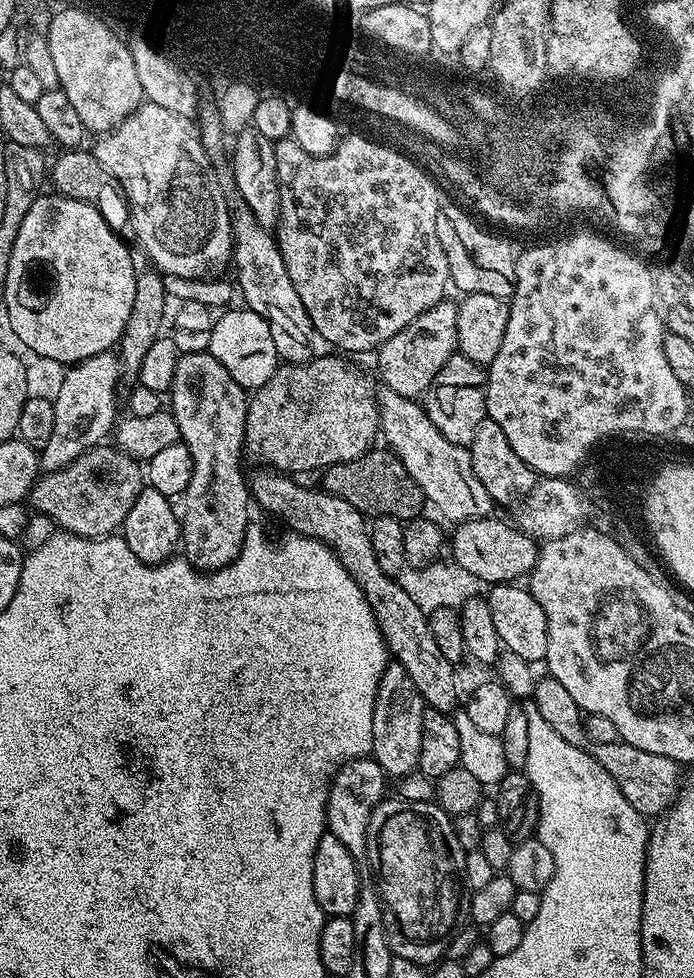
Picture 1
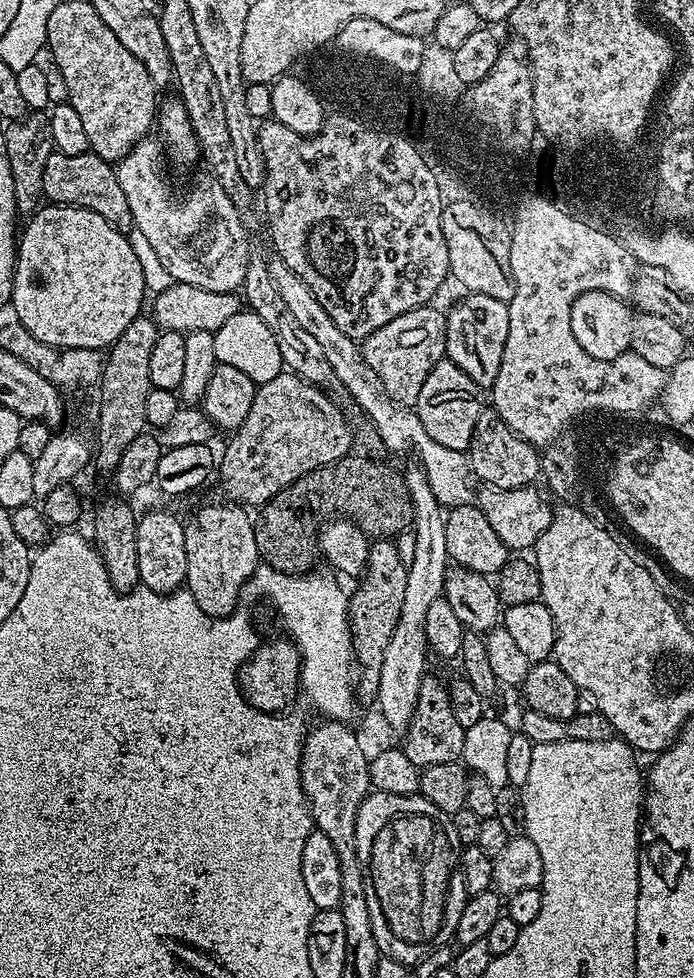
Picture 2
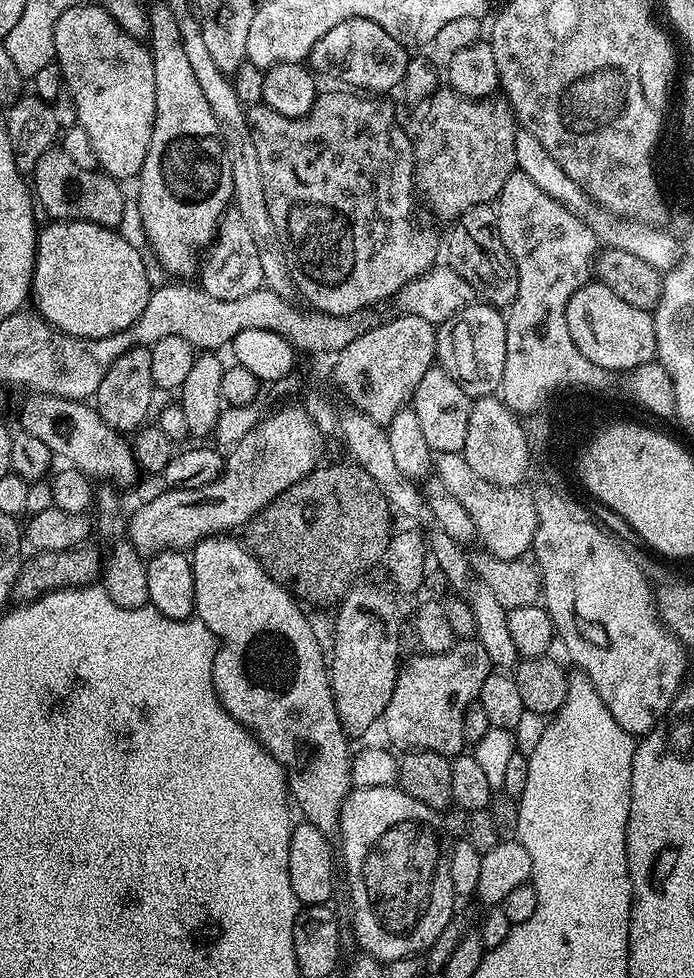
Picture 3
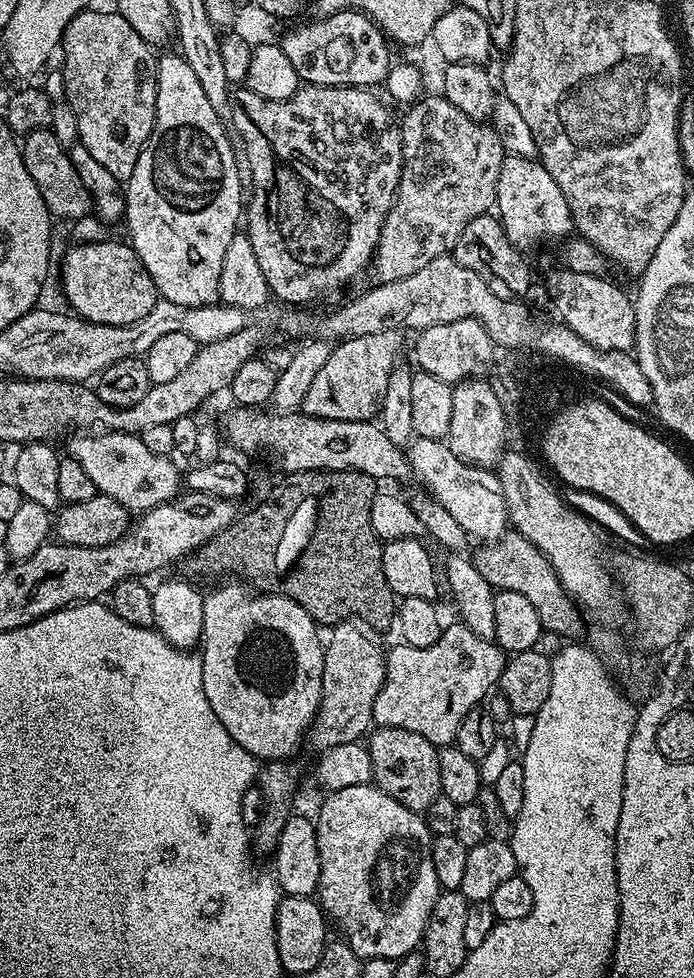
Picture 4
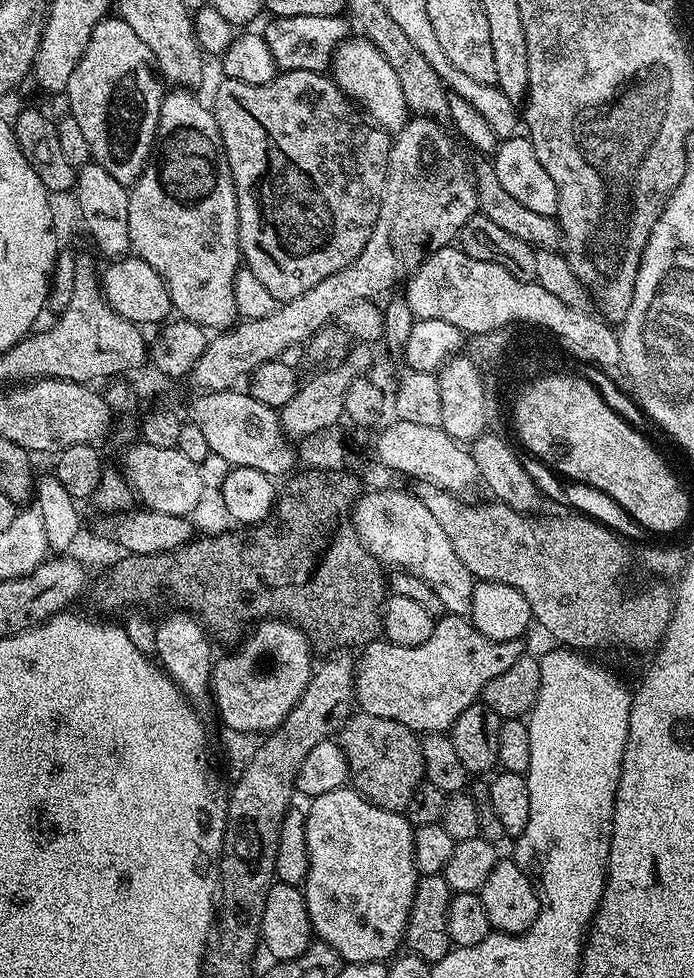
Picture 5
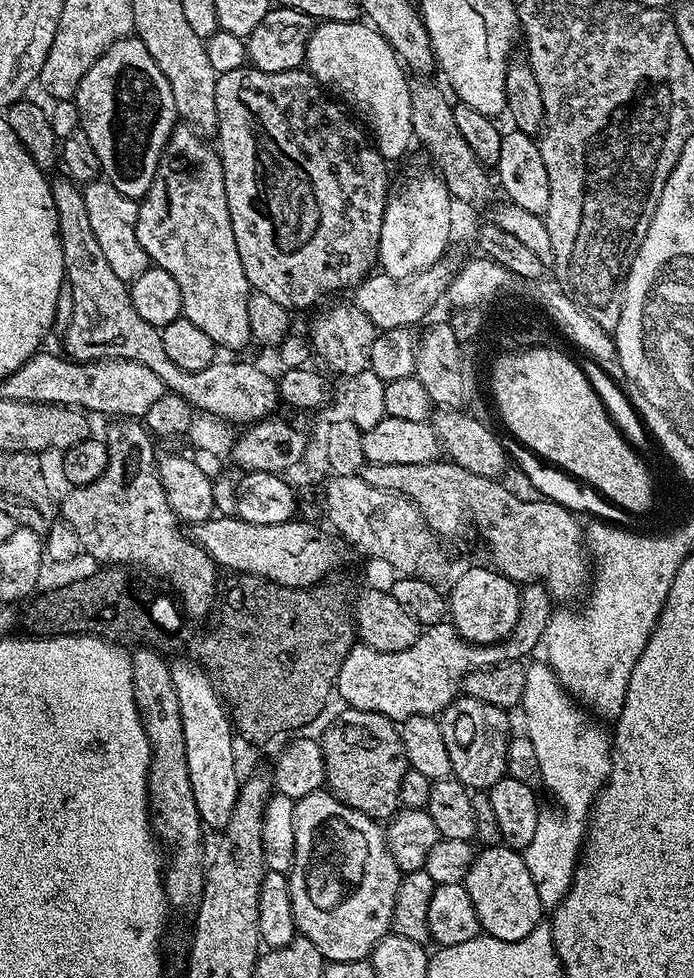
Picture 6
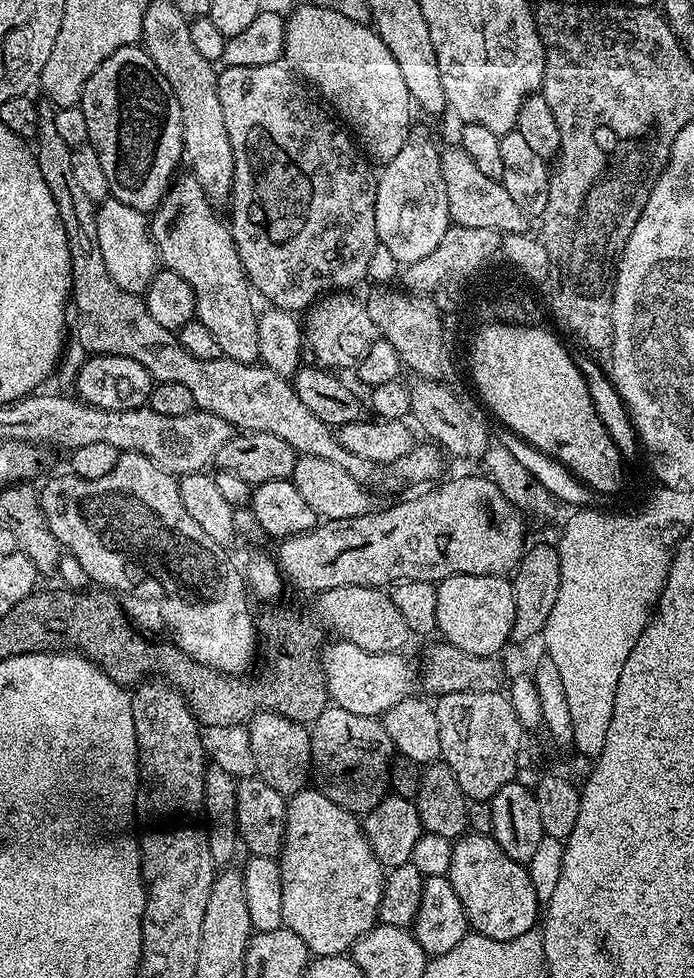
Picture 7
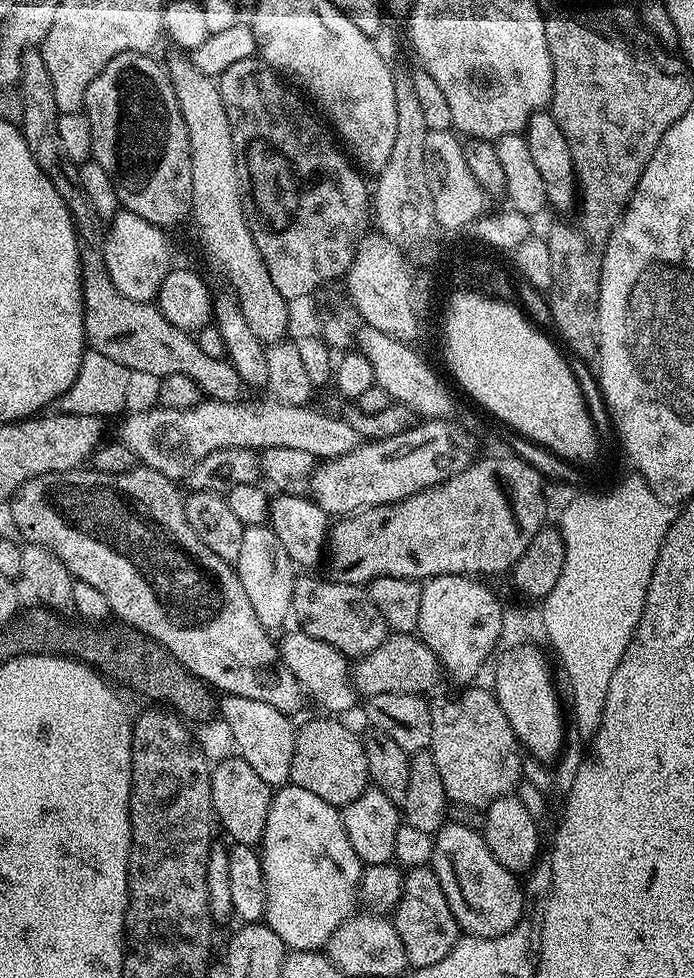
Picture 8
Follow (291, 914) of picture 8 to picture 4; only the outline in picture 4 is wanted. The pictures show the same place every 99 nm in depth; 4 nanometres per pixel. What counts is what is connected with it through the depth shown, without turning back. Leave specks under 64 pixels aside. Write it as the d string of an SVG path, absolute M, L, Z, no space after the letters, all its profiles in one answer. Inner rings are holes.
M375 783L346 786L346 790L328 792L325 797L320 813L314 816L320 855L318 903L325 917L335 927L336 924L340 927L339 935L344 943L351 946L356 956L364 960L401 960L421 947L428 920L442 891L432 861L434 837L428 828L427 819L421 813L402 806L402 802L390 798L390 794L376 787ZM391 840L392 869L376 868L384 847Z

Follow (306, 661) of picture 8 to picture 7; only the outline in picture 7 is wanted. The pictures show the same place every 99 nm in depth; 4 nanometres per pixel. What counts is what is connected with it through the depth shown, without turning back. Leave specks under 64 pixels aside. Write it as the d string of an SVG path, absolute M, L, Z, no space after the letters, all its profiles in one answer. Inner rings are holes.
M336 638L333 644L325 643L322 648L320 665L324 667L324 677L328 687L329 701L350 714L383 717L390 706L398 706L407 696L413 695L414 668L400 652L367 652L354 642Z

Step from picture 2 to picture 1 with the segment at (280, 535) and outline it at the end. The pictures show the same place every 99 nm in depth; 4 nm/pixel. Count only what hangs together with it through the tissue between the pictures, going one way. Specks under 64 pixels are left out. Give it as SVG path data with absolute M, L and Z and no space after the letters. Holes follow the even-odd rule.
M376 446L366 454L354 458L350 462L332 464L323 469L323 491L332 492L335 496L346 498L365 517L393 516L402 521L417 519L426 508L426 501L418 482L406 474L406 466L402 466L399 458L387 447Z

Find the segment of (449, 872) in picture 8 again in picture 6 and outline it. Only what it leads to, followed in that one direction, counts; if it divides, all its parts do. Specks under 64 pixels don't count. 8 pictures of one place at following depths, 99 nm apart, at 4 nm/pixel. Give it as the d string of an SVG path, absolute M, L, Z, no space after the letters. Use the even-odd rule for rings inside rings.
M507 846L495 848L481 847L472 857L472 865L463 882L466 894L470 894L470 902L474 902L474 910L478 914L478 922L485 937L502 942L518 942L524 940L530 930L534 930L542 922L542 905L538 881L526 870L523 855L517 849Z

